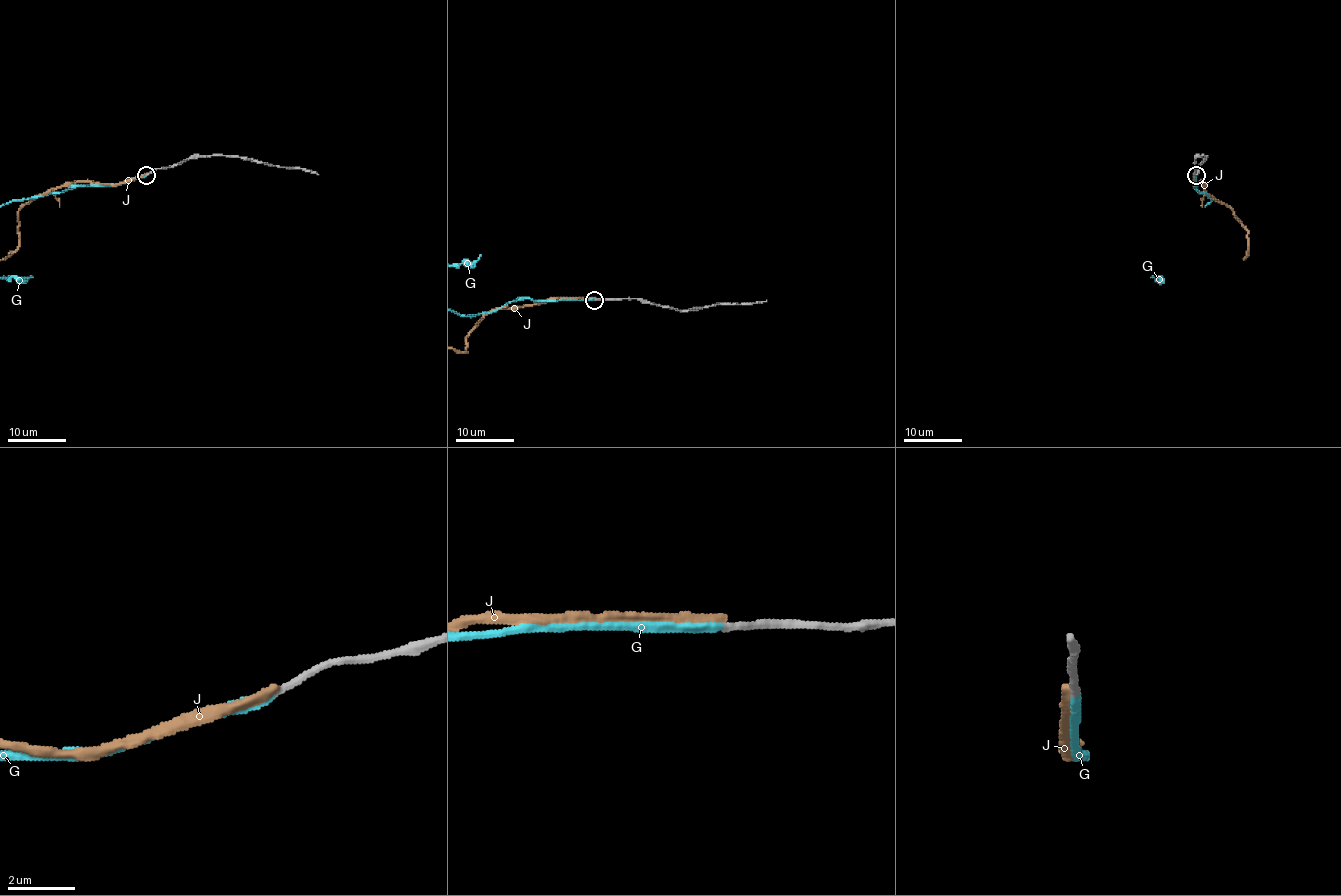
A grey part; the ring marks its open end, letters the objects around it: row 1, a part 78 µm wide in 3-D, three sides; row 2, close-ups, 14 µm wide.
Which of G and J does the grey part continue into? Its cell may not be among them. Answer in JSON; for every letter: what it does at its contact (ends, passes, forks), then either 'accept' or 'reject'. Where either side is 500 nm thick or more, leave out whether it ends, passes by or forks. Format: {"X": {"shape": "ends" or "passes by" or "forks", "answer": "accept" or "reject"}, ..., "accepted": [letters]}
{"G": {"shape": "ends", "answer": "accept"}, "J": {"shape": "ends", "answer": "reject"}, "accepted": ["G"]}

